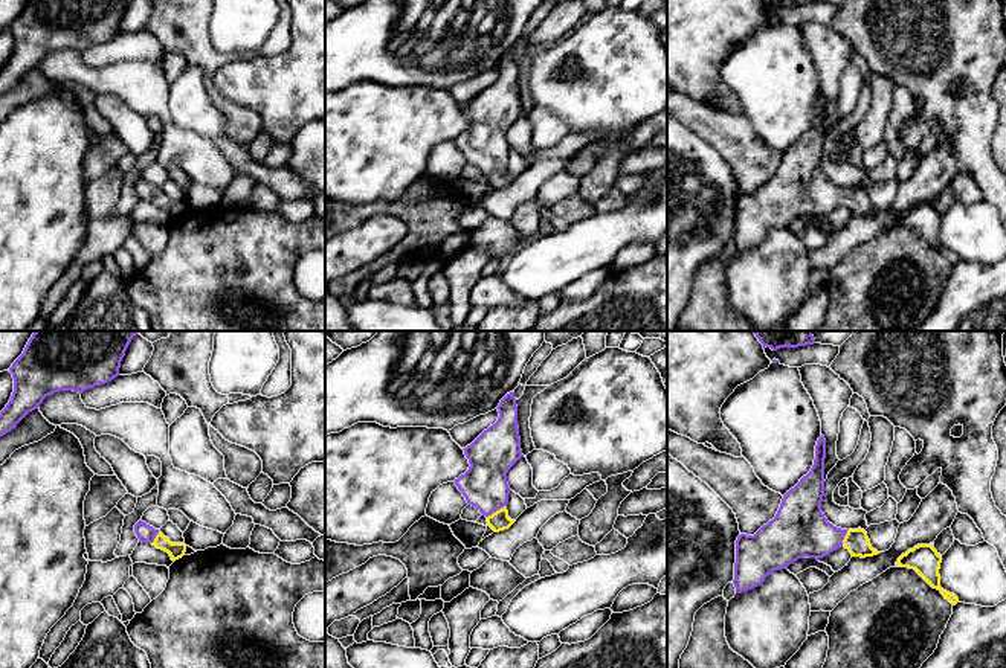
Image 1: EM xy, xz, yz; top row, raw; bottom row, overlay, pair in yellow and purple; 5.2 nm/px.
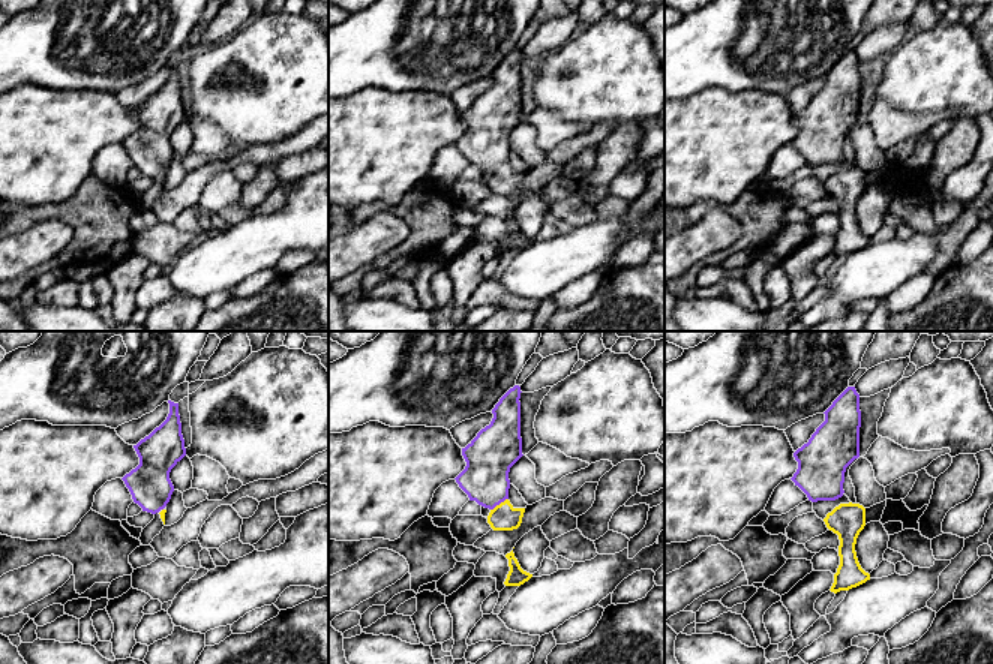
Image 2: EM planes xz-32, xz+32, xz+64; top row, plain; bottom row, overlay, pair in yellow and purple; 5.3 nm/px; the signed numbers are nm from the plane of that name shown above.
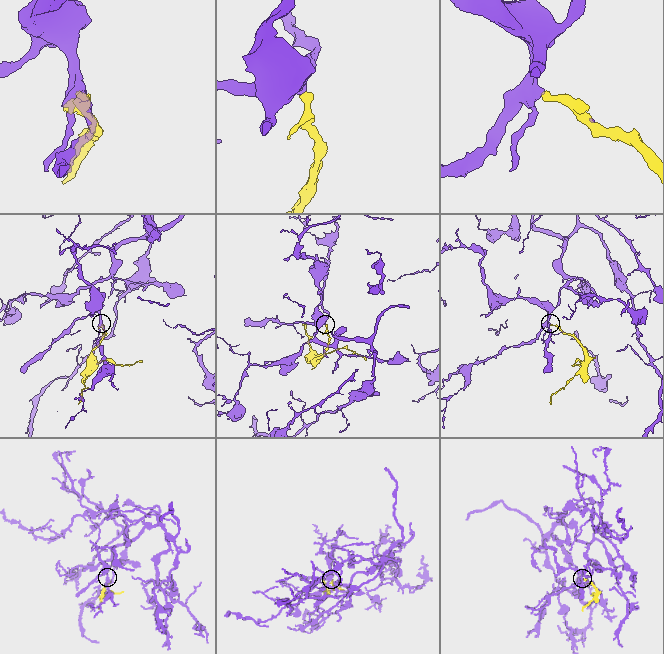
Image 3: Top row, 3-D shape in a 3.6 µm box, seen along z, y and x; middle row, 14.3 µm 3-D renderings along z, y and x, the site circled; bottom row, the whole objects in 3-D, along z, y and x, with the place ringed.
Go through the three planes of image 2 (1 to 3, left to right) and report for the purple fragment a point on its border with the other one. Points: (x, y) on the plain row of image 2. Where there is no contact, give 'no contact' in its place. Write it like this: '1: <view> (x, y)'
1: no contact
2: xz+32 (500, 168)
3: no contact

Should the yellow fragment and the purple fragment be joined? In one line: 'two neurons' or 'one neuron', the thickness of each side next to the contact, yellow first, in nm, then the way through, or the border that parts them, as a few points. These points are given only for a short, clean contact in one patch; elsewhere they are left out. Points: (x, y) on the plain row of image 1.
one neuron; 110 nm thick on the yellow side, 240 nm on the other; runs through xz (499, 179), (498, 168), (492, 162), (484, 144)

